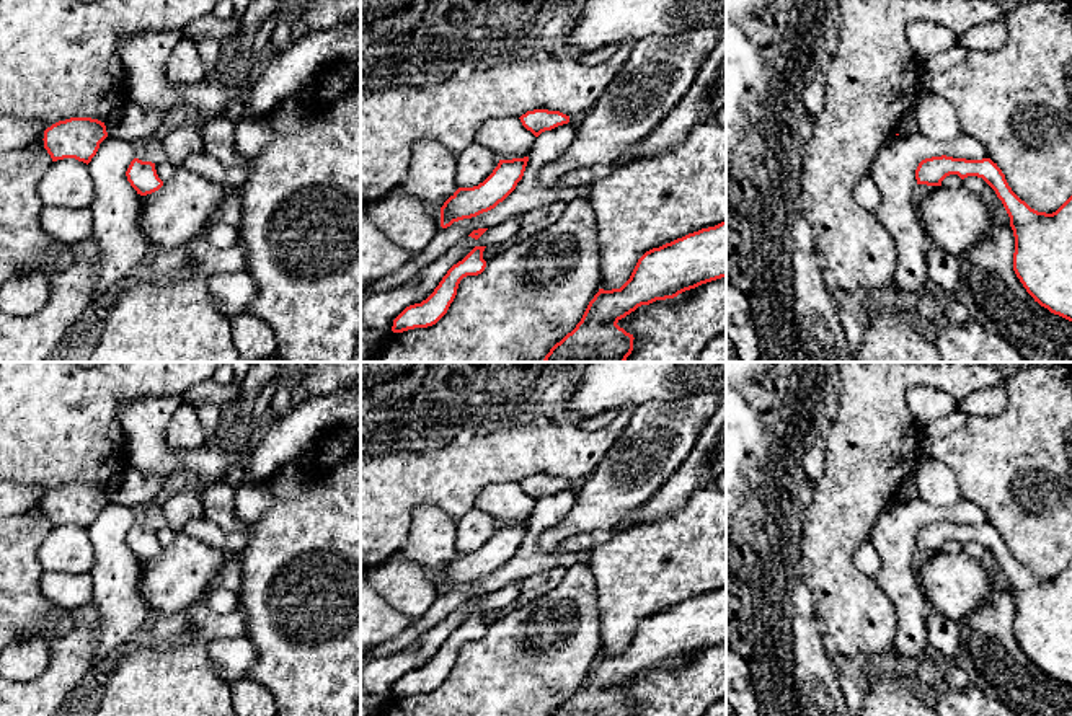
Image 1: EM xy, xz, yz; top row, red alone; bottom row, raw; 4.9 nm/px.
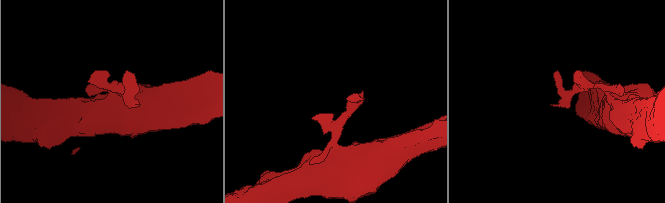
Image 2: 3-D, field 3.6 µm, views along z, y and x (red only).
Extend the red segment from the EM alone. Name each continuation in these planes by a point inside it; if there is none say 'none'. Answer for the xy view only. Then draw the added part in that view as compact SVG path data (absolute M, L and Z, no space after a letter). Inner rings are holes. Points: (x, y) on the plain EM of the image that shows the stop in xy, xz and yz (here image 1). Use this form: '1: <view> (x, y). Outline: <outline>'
none

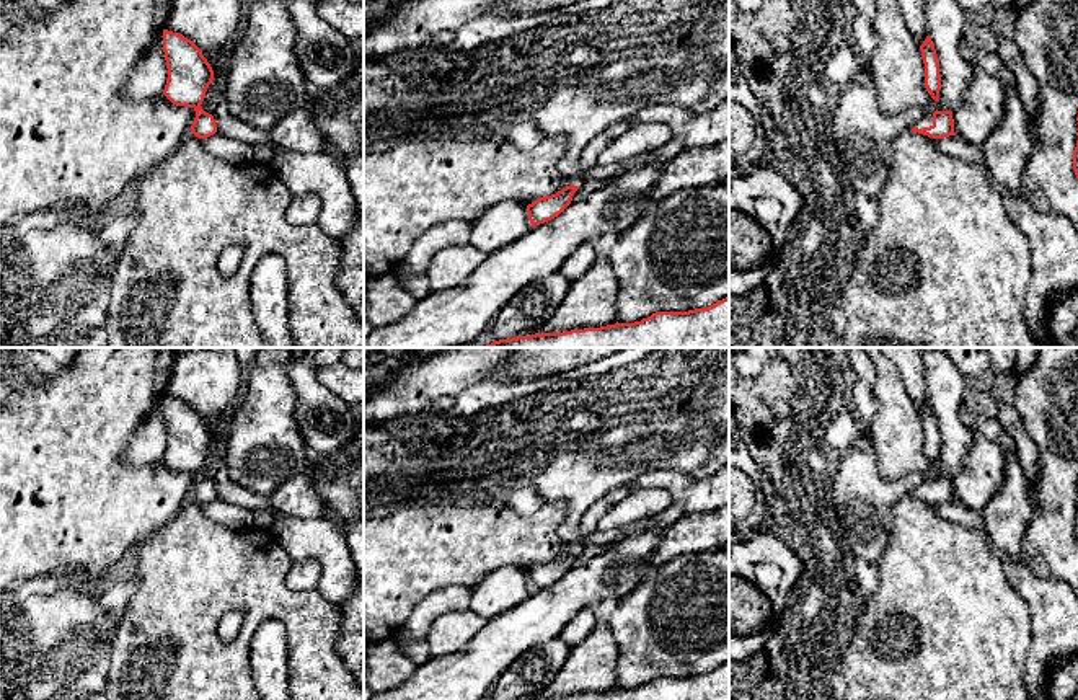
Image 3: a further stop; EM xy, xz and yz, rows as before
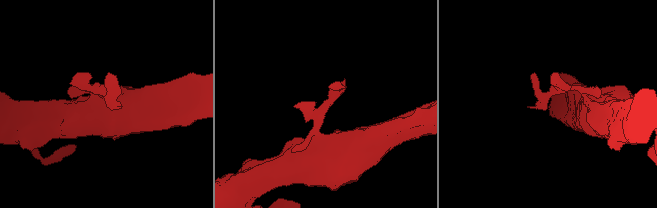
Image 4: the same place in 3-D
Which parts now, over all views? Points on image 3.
1: yz (927, 485). Outline: M933 478L925 480L921 485L915 486L915 488L910 491L910 496L912 496L913 493L923 494L923 493L930 493L930 491L933 491ZM908 496L908 498L910 498L910 496Z

